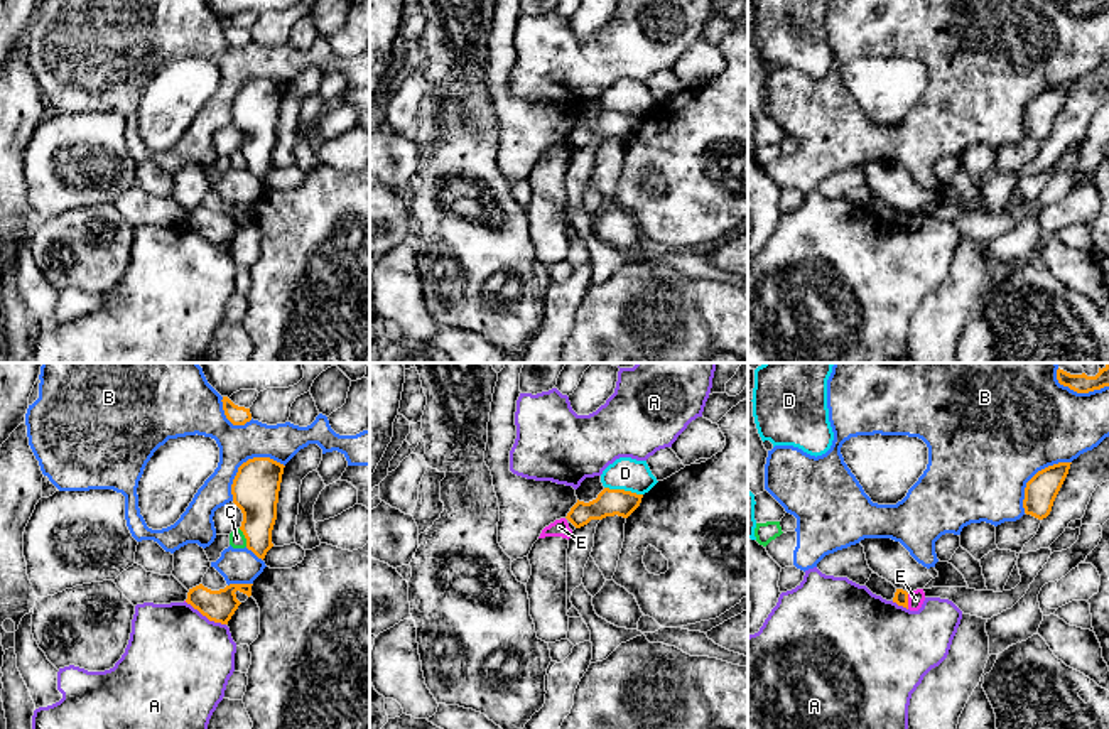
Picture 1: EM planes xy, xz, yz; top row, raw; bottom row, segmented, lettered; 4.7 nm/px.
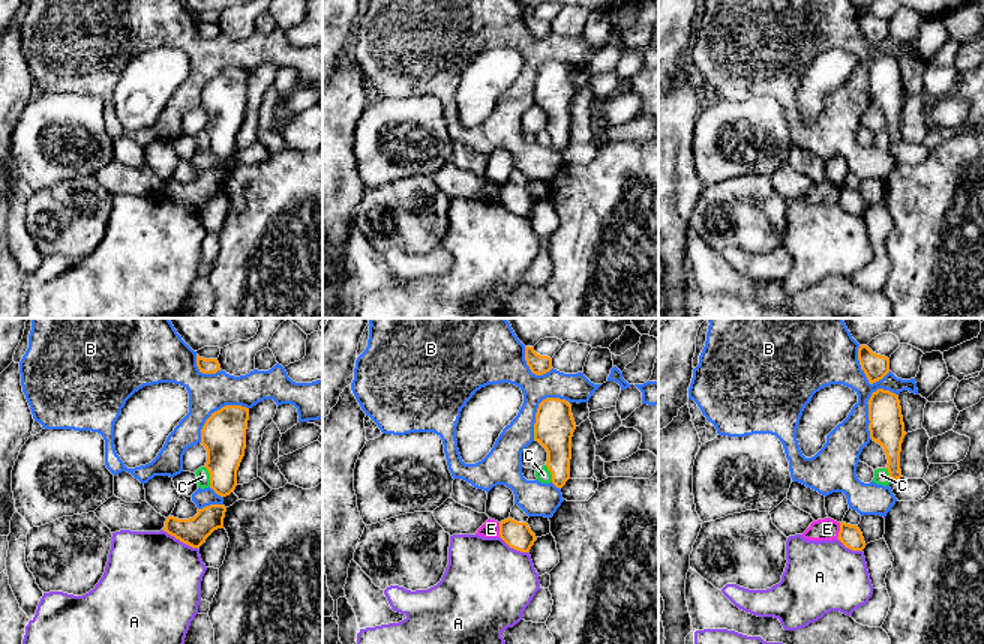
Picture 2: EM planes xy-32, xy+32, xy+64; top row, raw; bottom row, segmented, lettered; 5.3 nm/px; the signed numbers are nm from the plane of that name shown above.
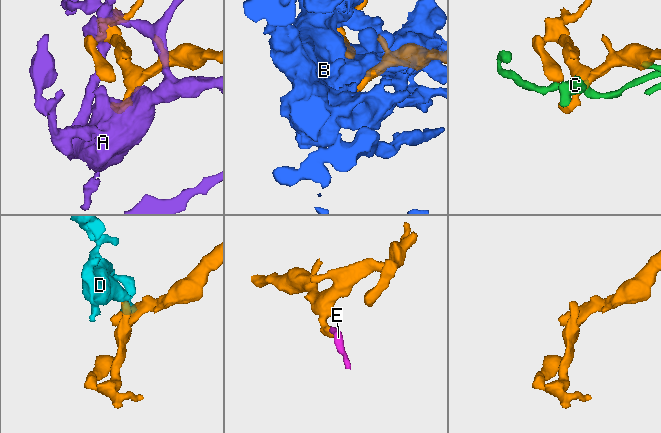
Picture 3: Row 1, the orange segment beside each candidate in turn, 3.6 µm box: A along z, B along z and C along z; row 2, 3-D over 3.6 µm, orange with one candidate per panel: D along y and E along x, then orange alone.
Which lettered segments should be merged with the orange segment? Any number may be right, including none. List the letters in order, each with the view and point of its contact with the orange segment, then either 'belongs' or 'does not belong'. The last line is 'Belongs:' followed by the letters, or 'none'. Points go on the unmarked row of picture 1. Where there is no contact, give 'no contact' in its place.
A: xy (206, 238) | does not belong
B: xy (247, 83) | does not belong
C: xy (245, 159) | does not belong
D: xz (623, 112) | does not belong
E: yz (907, 223) | does not belong
Belongs: none

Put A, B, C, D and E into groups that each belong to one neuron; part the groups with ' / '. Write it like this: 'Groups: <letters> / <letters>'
Groups: A / B / C / D / E

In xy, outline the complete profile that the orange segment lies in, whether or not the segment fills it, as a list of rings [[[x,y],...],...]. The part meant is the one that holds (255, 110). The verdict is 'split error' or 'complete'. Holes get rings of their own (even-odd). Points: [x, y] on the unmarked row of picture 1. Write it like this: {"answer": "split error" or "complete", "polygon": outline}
{"answer": "complete", "polygon": [[[253,79],[238,89],[231,106],[233,125],[243,135],[240,152],[246,160],[246,170],[262,182],[273,169],[272,152],[284,89],[270,79]]]}

